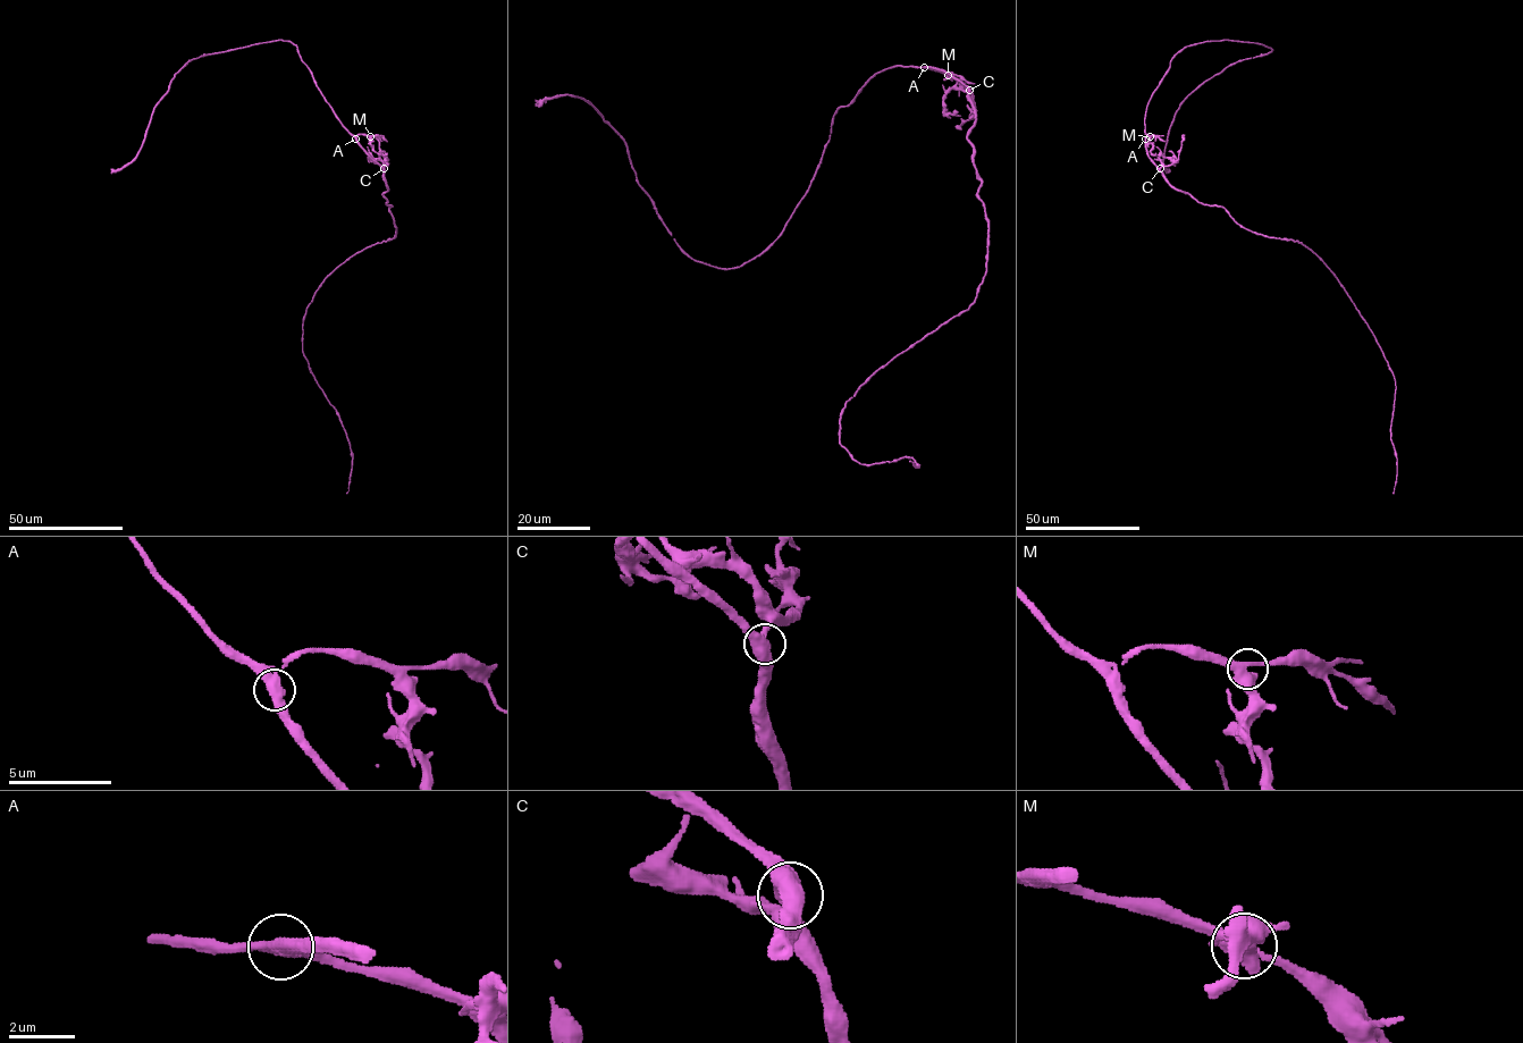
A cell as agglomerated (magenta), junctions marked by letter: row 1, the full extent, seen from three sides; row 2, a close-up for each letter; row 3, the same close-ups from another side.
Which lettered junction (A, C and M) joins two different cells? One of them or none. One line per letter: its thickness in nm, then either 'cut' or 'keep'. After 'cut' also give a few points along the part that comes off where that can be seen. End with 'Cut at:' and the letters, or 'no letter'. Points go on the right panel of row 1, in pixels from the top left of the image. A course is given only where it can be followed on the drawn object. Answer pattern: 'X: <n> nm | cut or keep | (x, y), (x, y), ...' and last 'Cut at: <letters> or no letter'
A: 400 nm | keep
C: 400 nm | keep
M: 440 nm | keep
Cut at: no letter

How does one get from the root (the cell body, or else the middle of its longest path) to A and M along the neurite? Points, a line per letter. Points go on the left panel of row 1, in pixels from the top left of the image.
A: (380, 166), (355, 139)
M: (380, 166), (356, 137), (359, 134), (370, 136)

